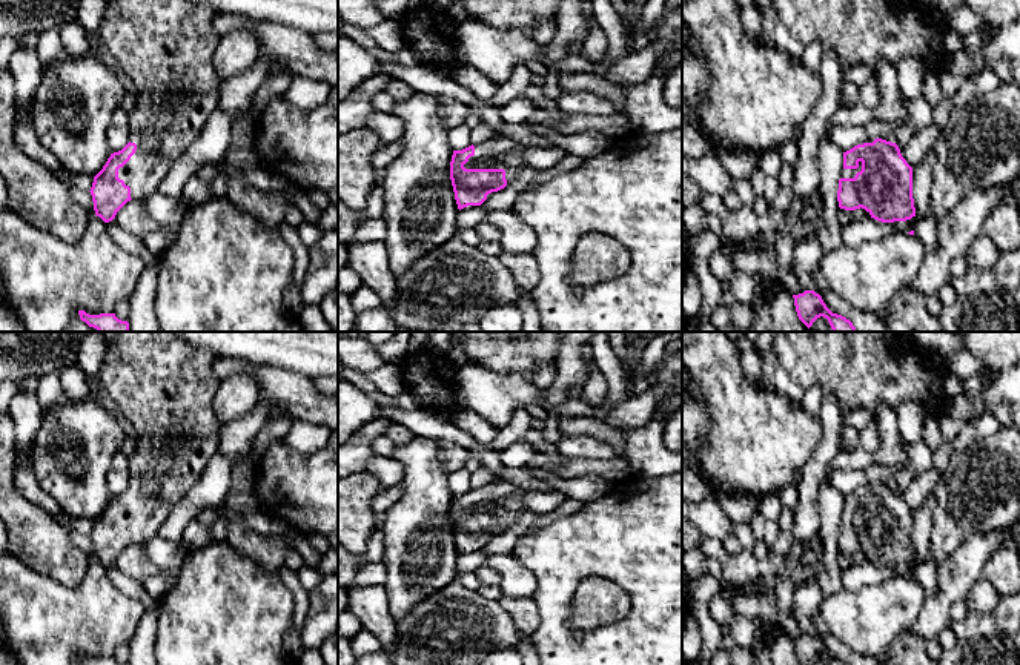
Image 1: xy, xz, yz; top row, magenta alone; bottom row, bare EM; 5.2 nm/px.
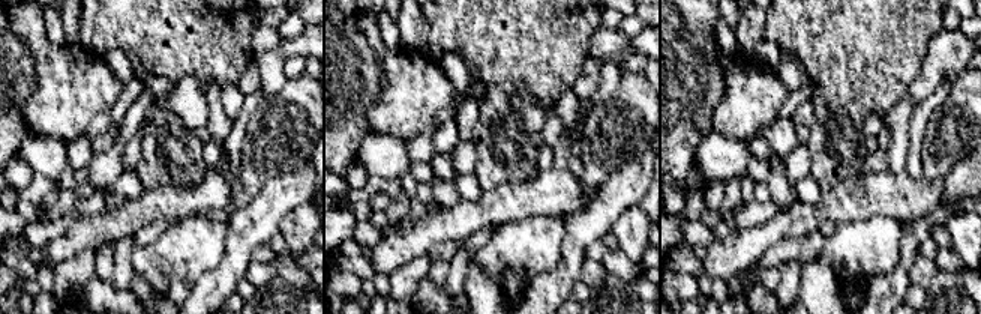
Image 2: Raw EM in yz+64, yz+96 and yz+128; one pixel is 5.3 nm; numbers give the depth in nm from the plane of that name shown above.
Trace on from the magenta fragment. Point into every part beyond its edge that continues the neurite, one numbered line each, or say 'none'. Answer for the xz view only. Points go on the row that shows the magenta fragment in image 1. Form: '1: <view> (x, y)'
1: xz (500, 152)

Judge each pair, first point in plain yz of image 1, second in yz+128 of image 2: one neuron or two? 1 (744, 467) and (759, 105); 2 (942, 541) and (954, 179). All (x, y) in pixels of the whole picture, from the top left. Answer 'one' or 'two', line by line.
1: one
2: two

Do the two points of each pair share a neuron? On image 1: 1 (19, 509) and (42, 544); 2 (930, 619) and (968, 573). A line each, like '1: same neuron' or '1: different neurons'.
1: same neuron
2: same neuron

